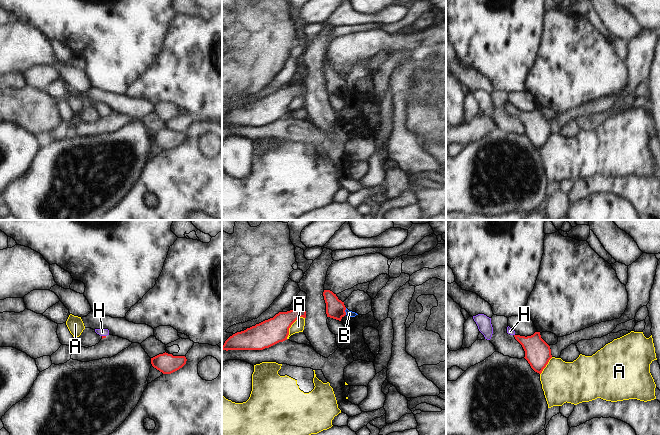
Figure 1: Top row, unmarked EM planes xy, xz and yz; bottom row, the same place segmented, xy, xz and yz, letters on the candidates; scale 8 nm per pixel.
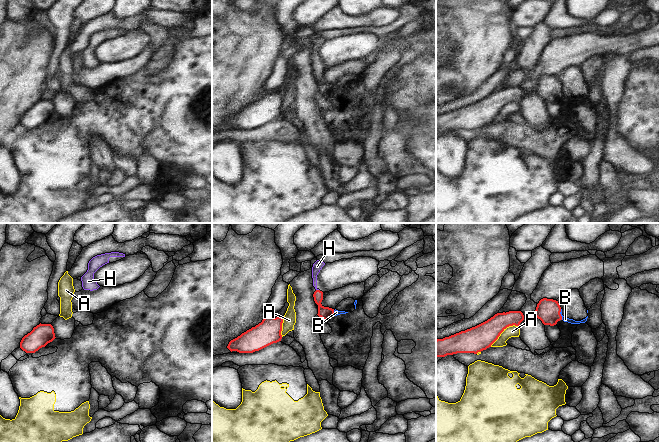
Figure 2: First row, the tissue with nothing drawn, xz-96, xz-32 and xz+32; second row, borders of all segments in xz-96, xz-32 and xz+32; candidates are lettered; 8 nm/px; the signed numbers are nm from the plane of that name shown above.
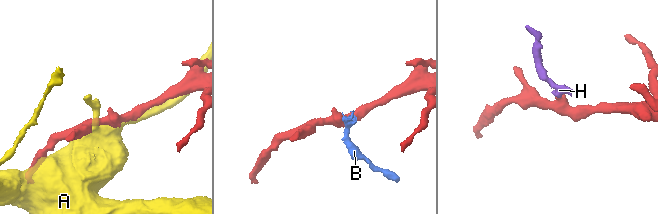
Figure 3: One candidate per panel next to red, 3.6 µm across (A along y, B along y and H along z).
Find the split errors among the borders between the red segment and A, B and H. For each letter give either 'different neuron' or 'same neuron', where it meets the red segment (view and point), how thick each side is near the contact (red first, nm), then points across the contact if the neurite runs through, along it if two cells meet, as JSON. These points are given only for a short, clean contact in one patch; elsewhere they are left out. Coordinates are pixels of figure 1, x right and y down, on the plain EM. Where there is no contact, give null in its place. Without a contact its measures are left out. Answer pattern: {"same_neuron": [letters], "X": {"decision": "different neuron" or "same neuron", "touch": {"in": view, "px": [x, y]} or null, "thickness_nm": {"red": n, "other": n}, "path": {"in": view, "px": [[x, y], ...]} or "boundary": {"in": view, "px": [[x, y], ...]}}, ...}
{"same_neuron": ["H"], "A": {"decision": "different neuron", "touch": {"in": "xz", "px": [291, 100]}, "thickness_nm": {"red": 200, "other": 100}}, "B": {"decision": "different neuron", "touch": {"in": "xz", "px": [344, 87]}, "thickness_nm": {"red": 160, "other": 50}, "boundary": {"in": "xz", "px": [[346, 84], [345, 90]]}}, "H": {"decision": "same neuron", "touch": {"in": "xy", "px": [104, 112]}, "thickness_nm": {"red": 20, "other": 60}, "path": {"in": "xy", "px": [[102, 112], [104, 112], [102, 108]]}}}

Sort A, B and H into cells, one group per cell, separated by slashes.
A / B / H

